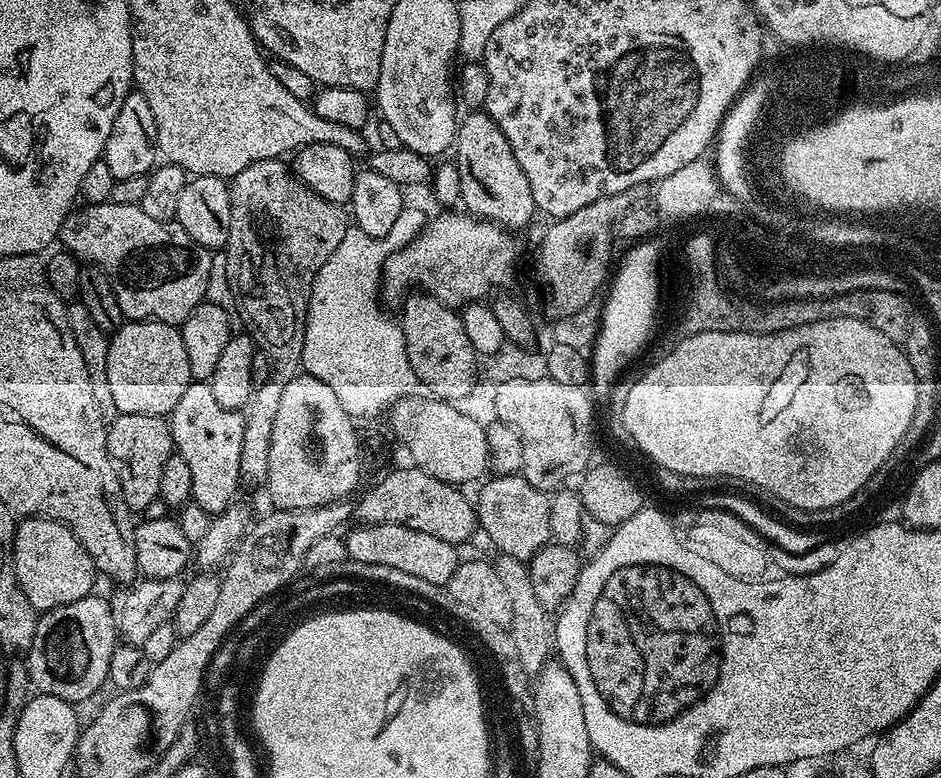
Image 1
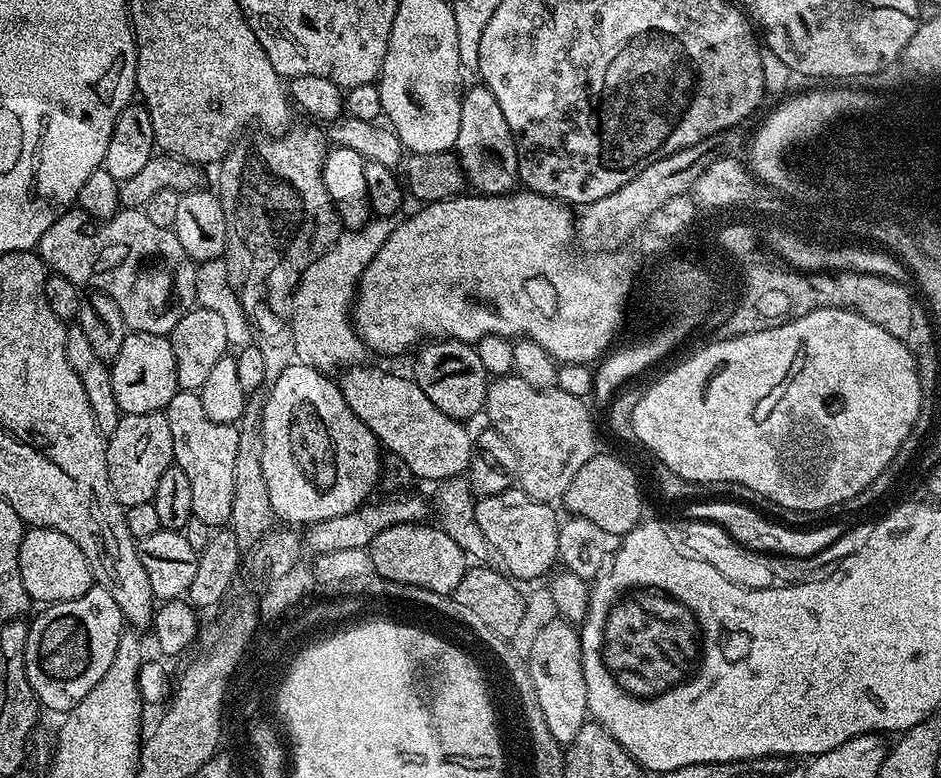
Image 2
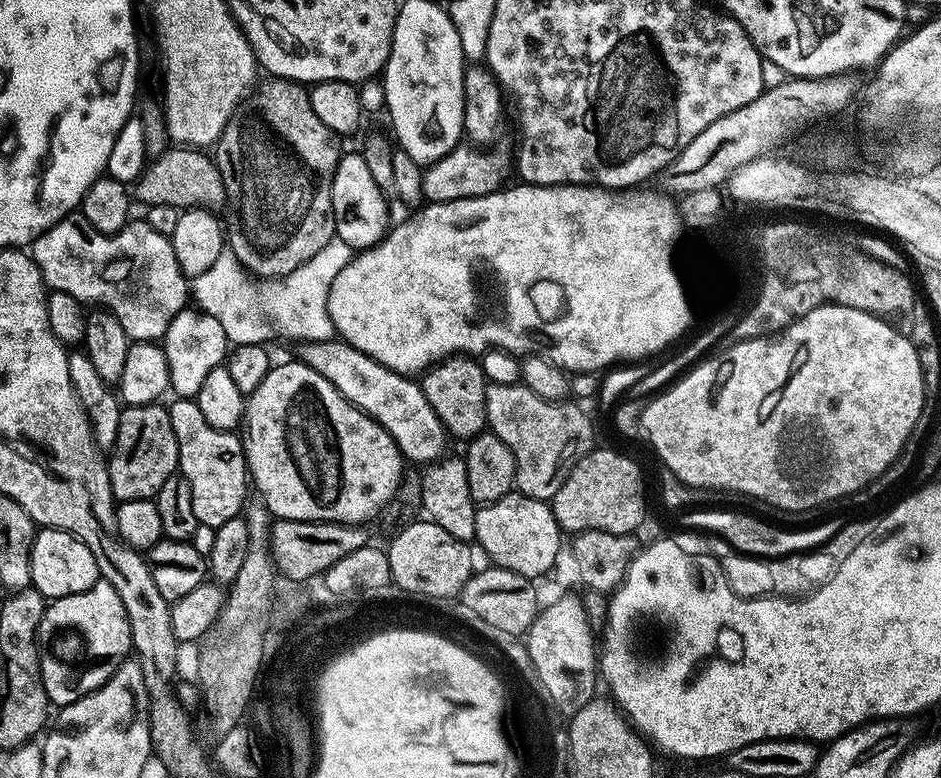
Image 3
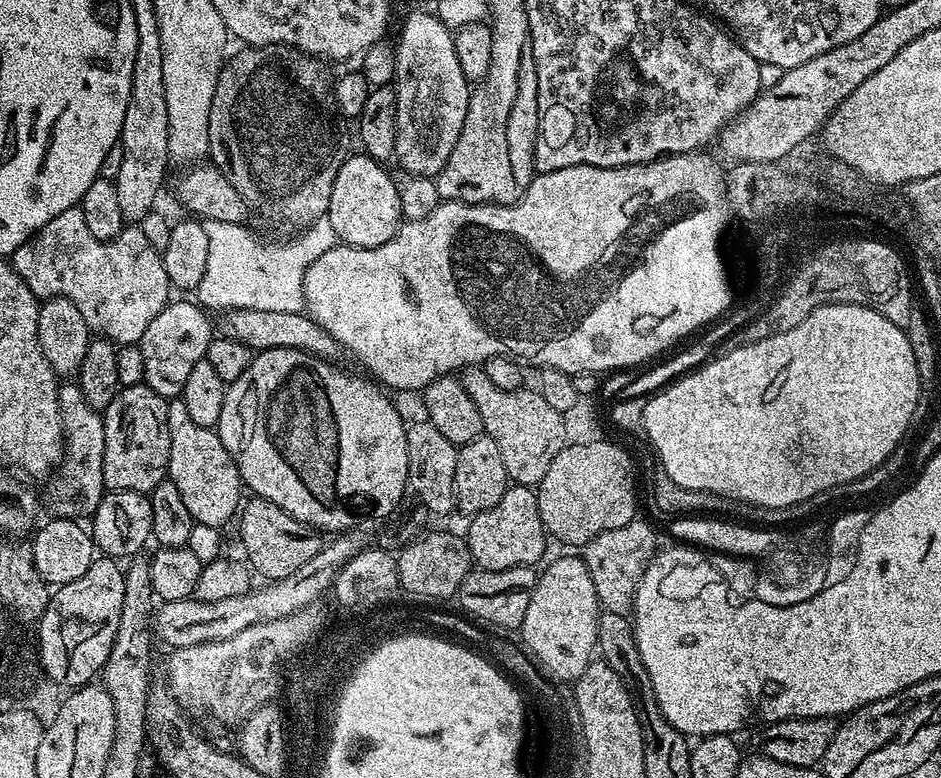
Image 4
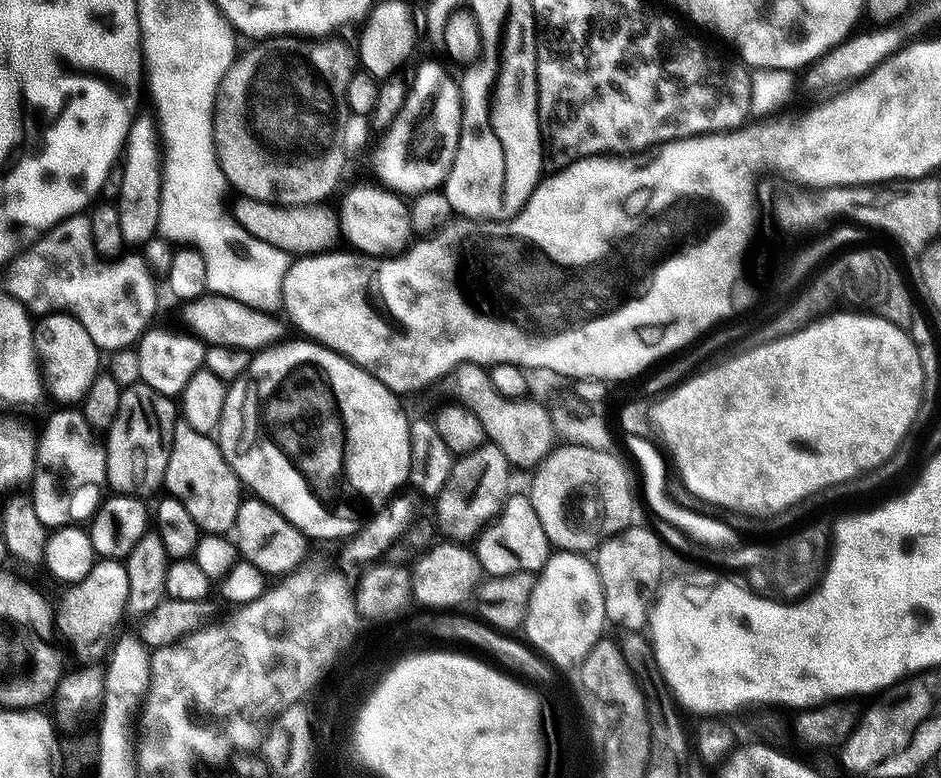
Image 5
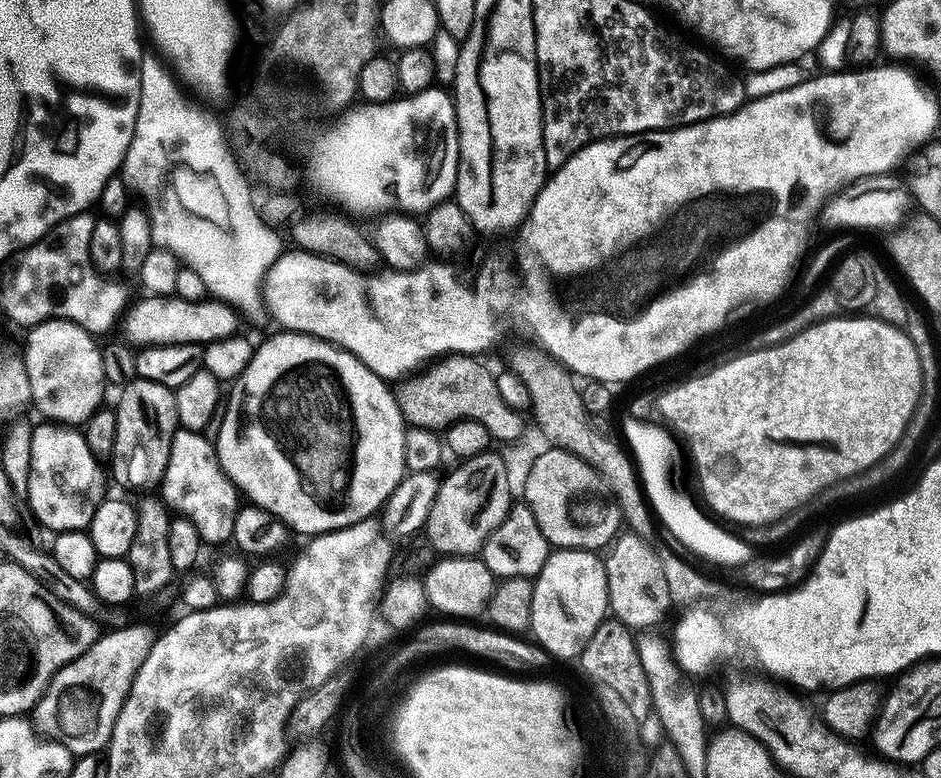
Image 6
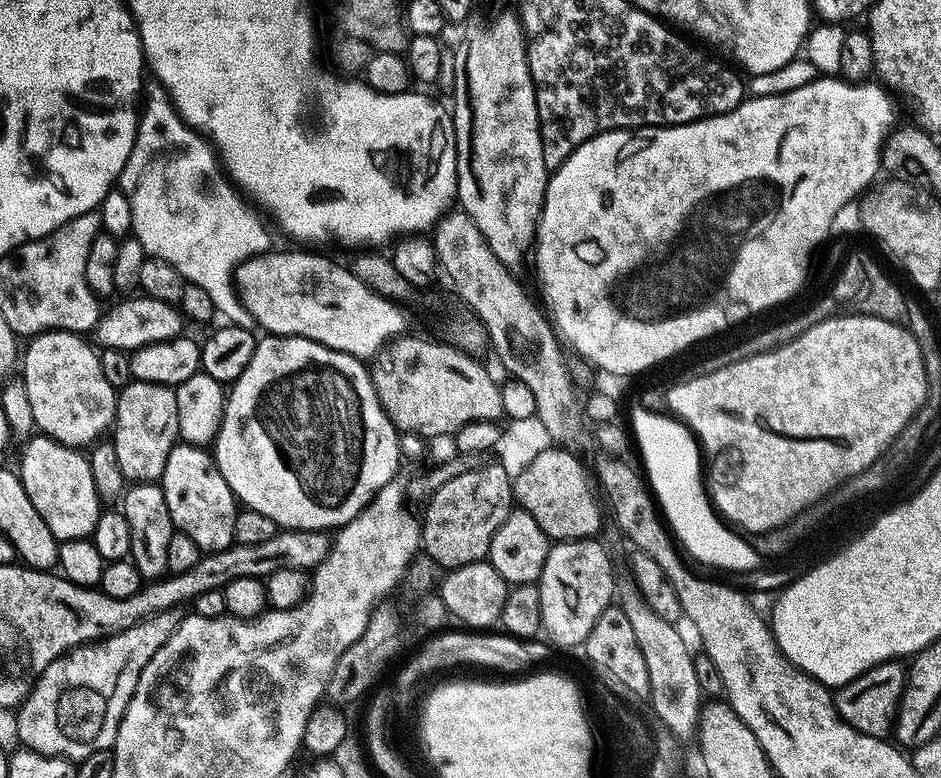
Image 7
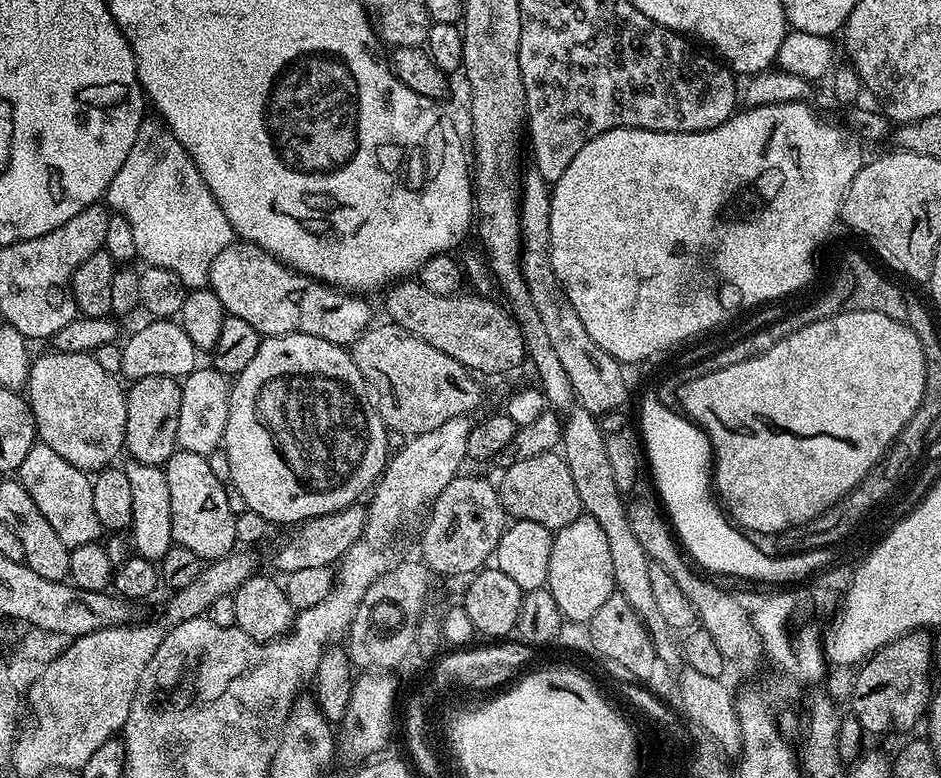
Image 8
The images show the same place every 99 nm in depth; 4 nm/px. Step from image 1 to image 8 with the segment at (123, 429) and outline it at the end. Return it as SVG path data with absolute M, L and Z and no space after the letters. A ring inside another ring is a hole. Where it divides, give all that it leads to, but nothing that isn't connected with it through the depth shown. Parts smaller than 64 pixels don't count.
M142 378L131 381L126 392L126 434L124 448L137 464L163 466L177 451L178 410L182 407L180 380L174 378Z

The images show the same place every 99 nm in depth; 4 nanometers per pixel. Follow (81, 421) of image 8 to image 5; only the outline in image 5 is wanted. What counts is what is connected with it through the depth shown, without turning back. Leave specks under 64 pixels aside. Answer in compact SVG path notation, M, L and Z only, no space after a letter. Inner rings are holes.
M50 312L35 321L32 341L47 395L49 392L60 406L79 405L86 390L90 390L94 378L102 372L101 349L96 347L94 338L86 334L86 326L82 326L82 322L67 312Z

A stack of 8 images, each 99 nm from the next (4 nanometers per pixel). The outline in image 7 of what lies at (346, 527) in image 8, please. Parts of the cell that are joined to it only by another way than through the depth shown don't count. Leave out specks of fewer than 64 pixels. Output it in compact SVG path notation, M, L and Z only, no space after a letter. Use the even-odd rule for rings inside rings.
M277 530L274 538L267 542L258 542L255 546L233 543L231 548L223 548L220 552L205 552L201 555L198 566L186 570L183 574L169 575L145 583L138 594L132 594L128 598L112 598L112 596L100 591L100 635L103 638L128 629L137 623L168 608L179 607L183 603L193 601L206 590L223 590L234 578L254 578L255 576L266 578L278 570L315 570L326 558L326 554L332 549L333 537L327 531L302 530Z

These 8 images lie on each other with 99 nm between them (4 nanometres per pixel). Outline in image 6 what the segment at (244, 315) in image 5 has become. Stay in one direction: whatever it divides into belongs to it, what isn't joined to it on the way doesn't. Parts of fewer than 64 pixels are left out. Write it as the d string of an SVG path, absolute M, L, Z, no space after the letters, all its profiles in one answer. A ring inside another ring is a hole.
M141 295L136 305L129 307L122 317L123 339L132 346L153 344L212 344L227 336L237 335L237 311L223 300L205 298L183 300L181 296Z

